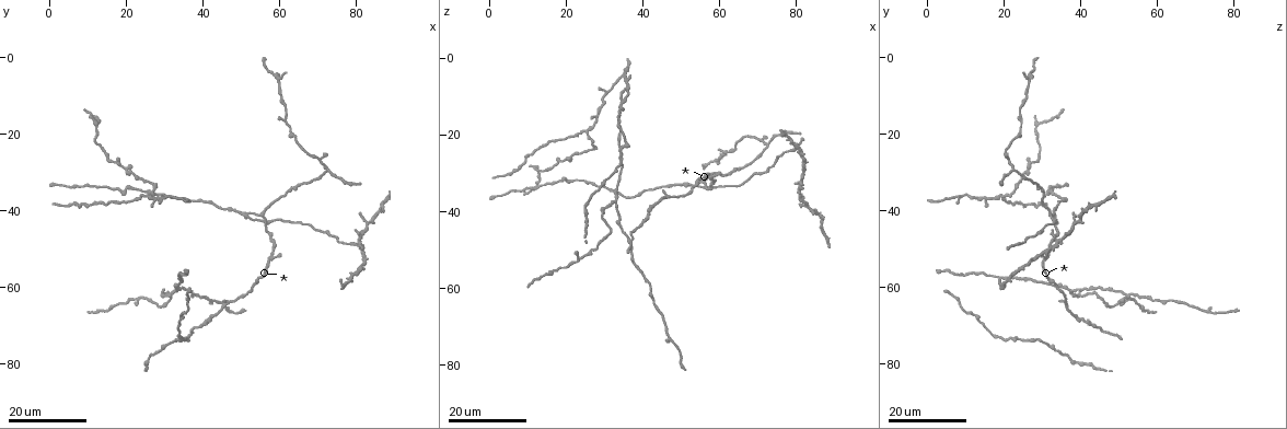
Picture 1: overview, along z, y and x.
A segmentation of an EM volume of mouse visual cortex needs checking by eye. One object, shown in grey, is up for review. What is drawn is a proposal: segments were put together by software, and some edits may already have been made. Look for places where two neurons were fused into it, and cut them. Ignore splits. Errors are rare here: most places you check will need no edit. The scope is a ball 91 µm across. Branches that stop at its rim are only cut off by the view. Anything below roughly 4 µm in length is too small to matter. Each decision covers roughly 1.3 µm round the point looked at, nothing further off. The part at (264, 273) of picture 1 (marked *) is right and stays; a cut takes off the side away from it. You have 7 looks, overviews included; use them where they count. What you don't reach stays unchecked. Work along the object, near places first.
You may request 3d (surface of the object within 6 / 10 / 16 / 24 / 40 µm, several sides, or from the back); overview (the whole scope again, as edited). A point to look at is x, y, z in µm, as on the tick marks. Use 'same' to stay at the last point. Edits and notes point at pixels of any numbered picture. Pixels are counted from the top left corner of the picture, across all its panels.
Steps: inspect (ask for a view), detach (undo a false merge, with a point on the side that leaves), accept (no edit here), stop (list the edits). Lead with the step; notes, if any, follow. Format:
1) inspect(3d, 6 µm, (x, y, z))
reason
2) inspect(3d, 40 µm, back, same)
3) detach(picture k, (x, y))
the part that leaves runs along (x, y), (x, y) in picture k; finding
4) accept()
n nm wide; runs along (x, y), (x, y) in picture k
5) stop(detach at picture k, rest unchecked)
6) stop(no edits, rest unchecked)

inspect(3d, 24 µm, (25.5, 36.0, 19.0))
branch point

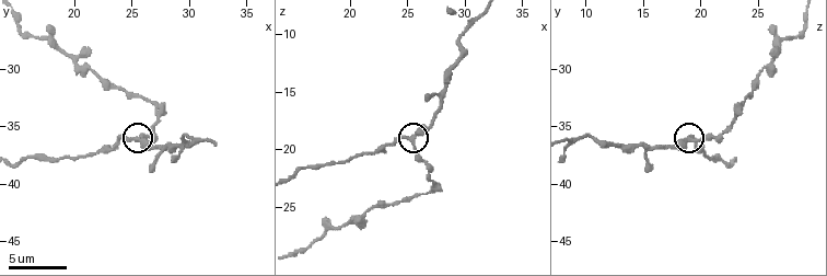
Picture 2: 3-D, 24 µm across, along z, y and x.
inspect(3d, 6 µm, (25.6, 36.4, 19.2))

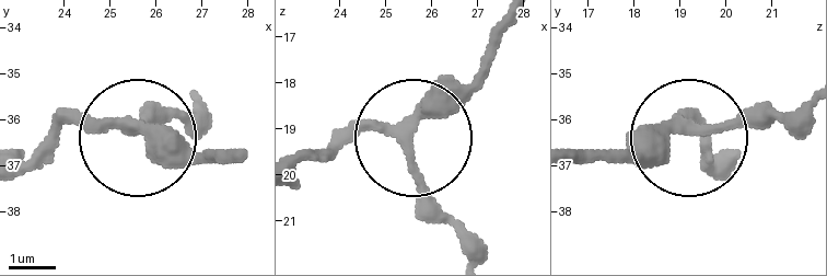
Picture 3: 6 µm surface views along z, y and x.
accept()
runs along (718, 159), (683, 124), (604, 159) in picture 3; all the same neuron

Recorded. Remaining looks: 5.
inspect(3d, 16 µm, (19.5, 35.5, 32.0))
three arms meet

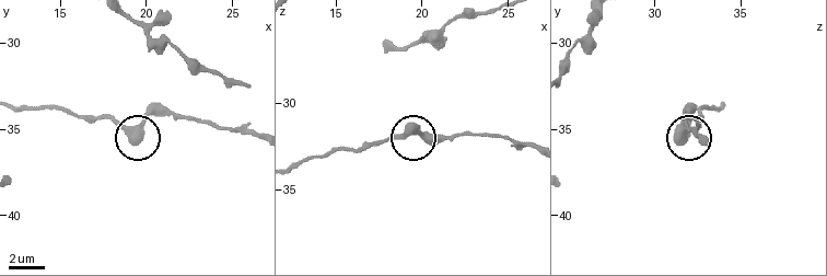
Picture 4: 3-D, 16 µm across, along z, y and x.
inspect(3d, 10 µm, same)

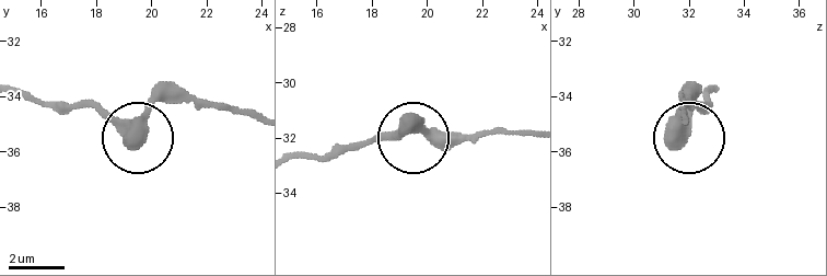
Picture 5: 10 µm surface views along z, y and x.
inspect(3d, 10 µm, back, (19.1, 35.0, 31.8))

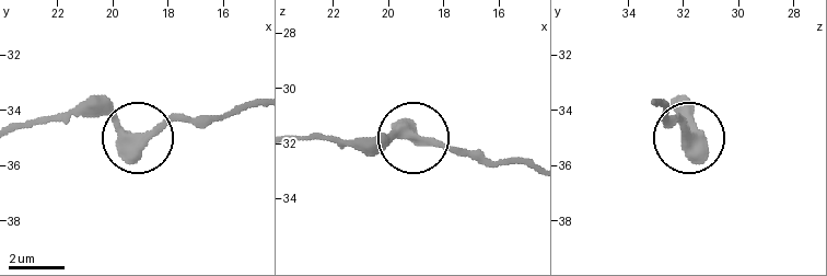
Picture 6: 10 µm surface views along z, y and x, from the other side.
accept()
370 nm wide; runs along (22, 128), (100, 112), (141, 139), (177, 121), (202, 118) in picture 6; continuous, no second neuron

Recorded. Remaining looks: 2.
stop(no edits, rest unchecked)

